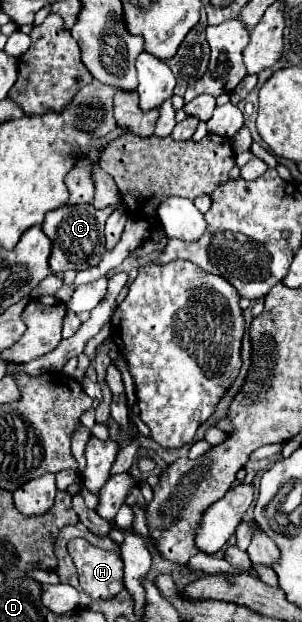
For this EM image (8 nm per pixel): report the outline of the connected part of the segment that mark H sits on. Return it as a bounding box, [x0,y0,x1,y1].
[67,539,123,599]

